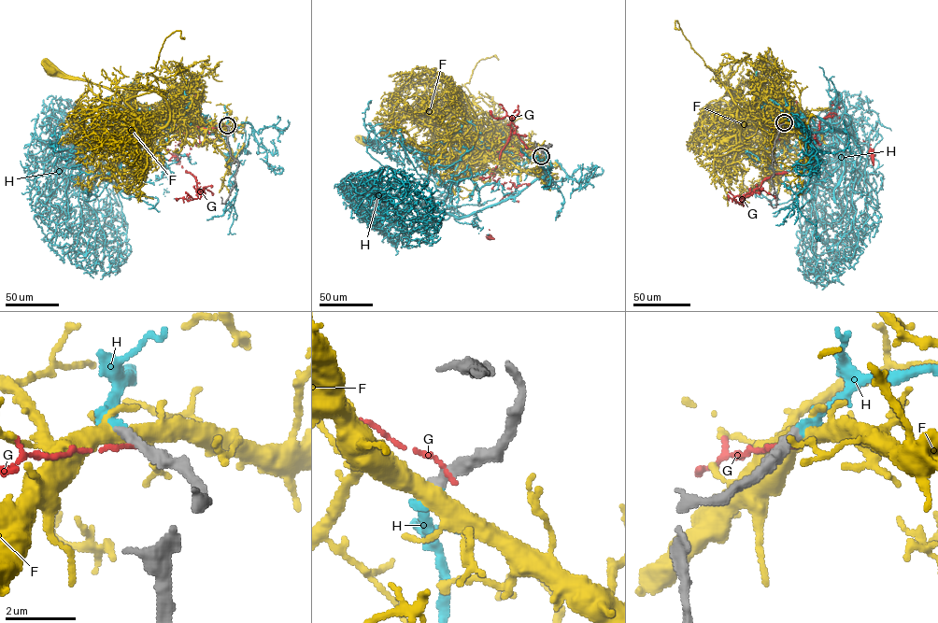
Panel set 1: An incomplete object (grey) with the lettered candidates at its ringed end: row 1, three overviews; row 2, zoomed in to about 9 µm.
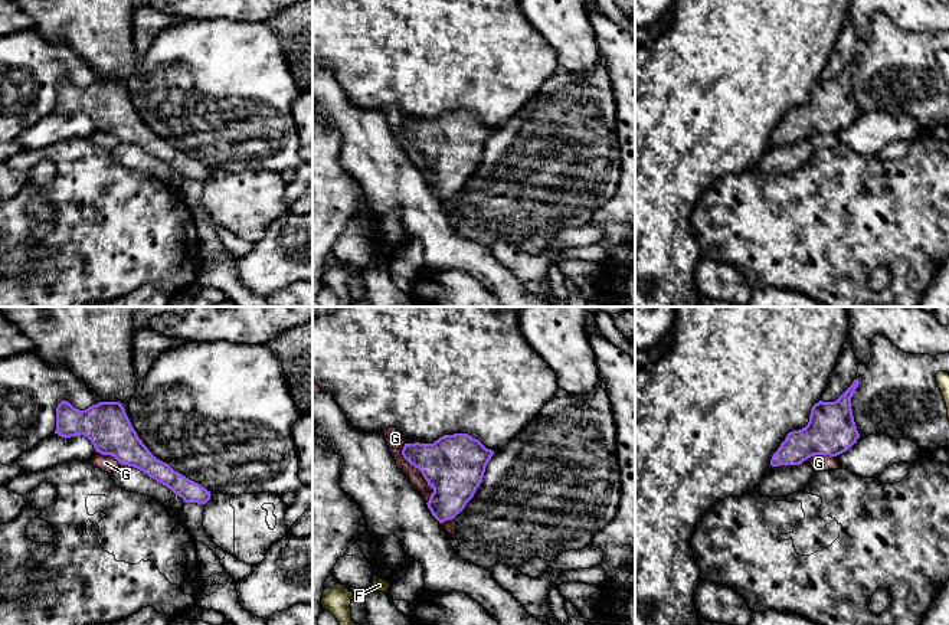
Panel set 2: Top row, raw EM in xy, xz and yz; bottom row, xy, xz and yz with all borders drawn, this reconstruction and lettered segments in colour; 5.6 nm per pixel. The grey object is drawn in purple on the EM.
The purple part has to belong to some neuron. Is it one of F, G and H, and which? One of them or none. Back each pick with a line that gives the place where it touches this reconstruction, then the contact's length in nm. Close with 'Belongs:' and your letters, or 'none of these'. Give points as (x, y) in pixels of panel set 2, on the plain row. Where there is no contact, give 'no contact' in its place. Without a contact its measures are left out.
H: no contact
Belongs: H

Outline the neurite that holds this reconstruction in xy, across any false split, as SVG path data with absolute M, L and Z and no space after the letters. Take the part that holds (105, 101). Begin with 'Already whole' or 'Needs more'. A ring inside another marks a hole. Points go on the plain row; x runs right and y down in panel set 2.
Already whole. M62 78L56 85L56 108L62 115L86 114L95 128L134 144L170 166L184 180L206 181L210 168L157 137L138 115L122 81L99 79L85 88Z

